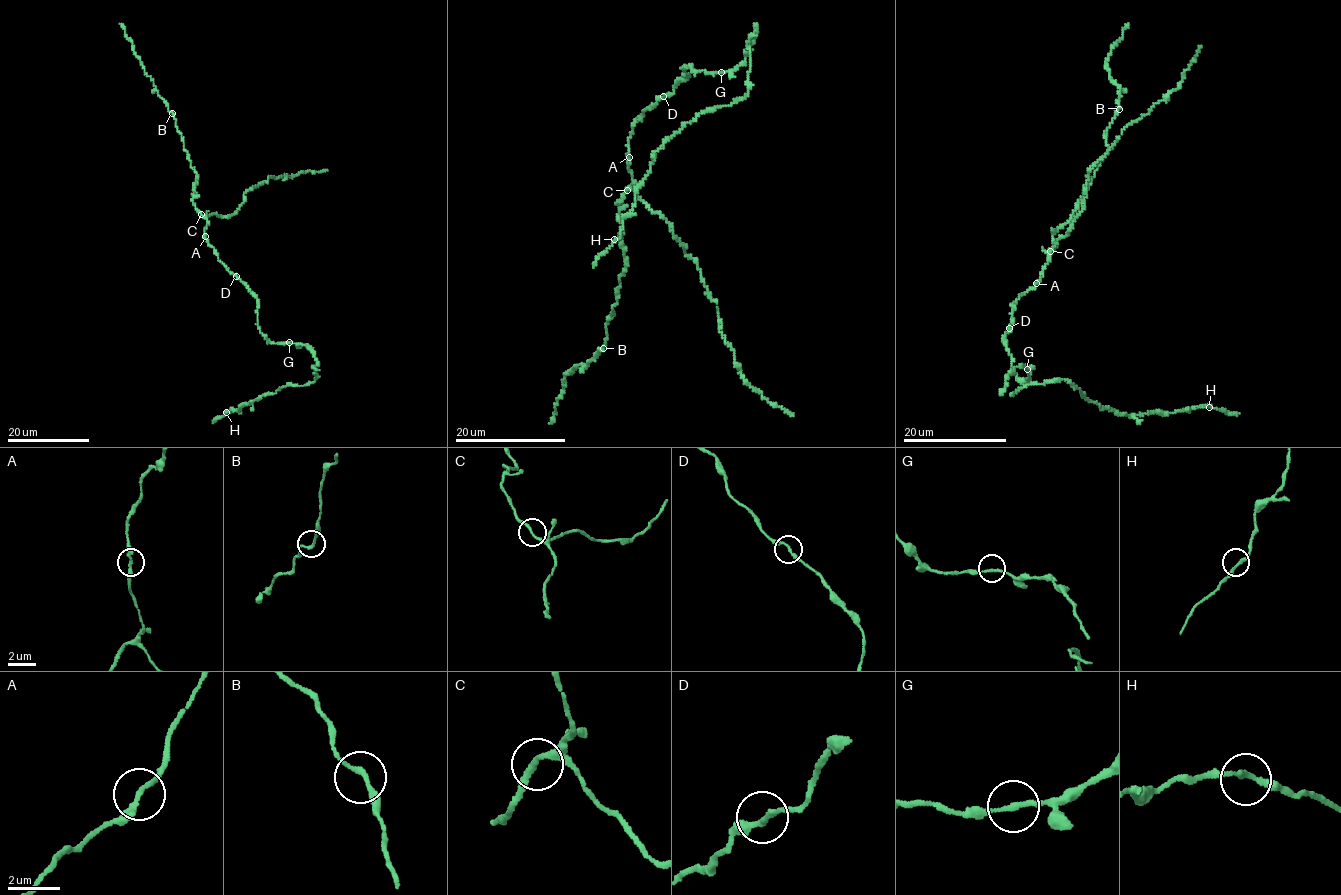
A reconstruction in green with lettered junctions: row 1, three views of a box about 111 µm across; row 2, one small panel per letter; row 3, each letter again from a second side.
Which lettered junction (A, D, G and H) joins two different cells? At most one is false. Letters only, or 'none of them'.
none of them

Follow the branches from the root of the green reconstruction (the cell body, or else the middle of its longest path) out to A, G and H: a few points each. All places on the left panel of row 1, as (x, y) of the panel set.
A: (232, 272), (219, 261), (205, 236)
G: (232, 272), (246, 284), (257, 300), (257, 324), (260, 331), (273, 343), (289, 342)
H: (232, 272), (257, 300), (264, 335), (273, 343), (308, 345), (318, 365), (313, 383), (284, 385), (226, 412)

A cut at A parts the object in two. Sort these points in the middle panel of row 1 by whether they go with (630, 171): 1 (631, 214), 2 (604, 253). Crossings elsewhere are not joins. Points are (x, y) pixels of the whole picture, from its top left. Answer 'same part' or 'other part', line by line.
1: other part
2: other part

